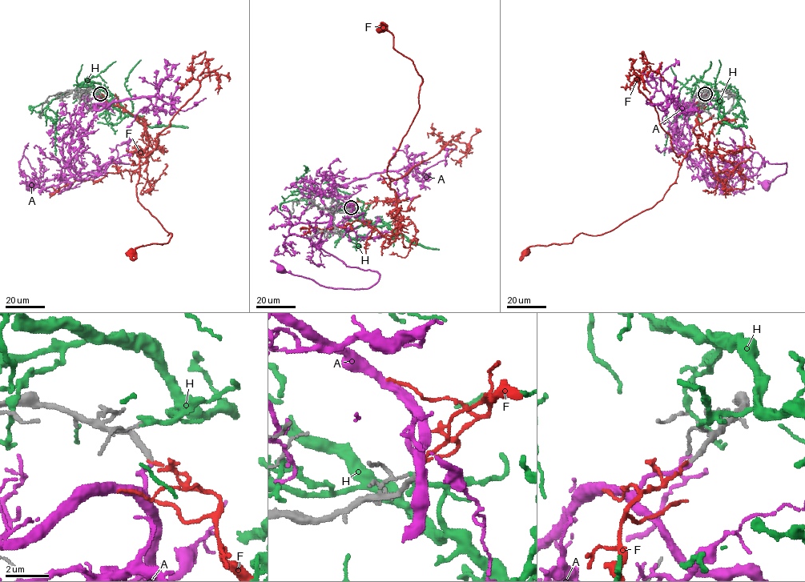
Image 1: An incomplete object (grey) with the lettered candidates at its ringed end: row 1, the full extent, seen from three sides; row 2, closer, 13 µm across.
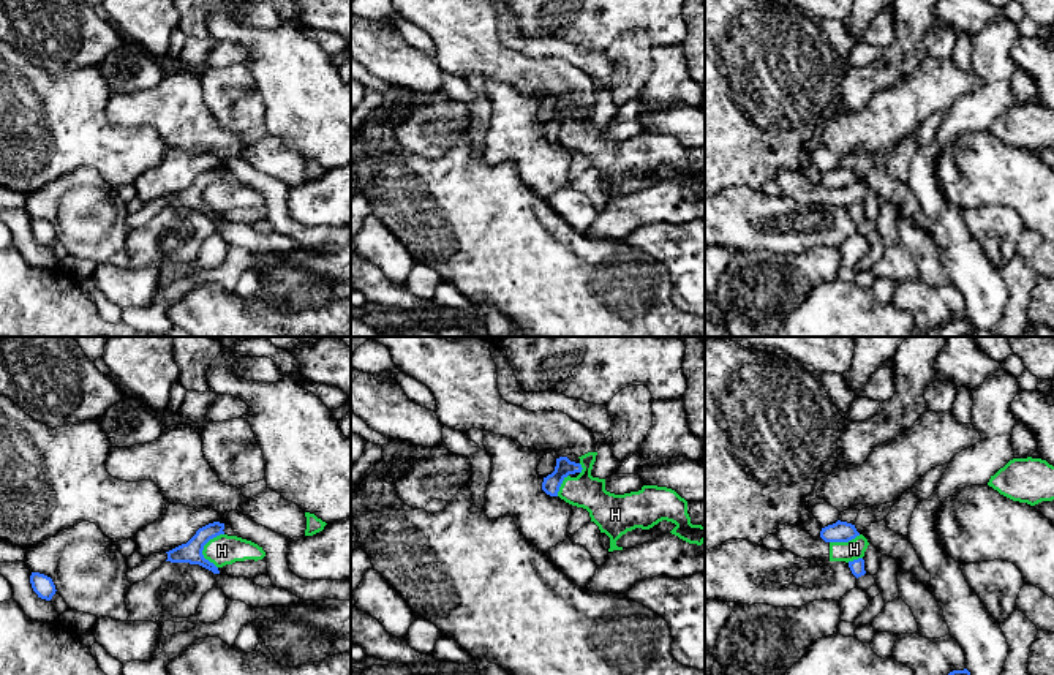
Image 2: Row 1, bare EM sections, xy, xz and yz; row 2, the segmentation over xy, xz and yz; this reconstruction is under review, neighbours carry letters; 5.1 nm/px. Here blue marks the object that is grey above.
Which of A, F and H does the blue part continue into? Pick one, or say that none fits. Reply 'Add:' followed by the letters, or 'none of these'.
Add: none of these

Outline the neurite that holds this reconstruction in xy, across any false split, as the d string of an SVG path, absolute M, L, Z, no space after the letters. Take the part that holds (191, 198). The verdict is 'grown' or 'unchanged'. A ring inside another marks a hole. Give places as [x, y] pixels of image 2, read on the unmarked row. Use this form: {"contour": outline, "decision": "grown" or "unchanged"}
{"contour": "M213 168L213 169L209 169L202 174L199 174L196 177L196 180L186 190L182 190L182 191L166 198L168 199L166 207L199 210L199 212L212 217L213 220L220 220L218 213L204 204L202 196L204 196L204 191L210 185L213 185L220 180L224 180L223 175L224 175L224 169L220 169L220 168Z", "decision": "unchanged"}

